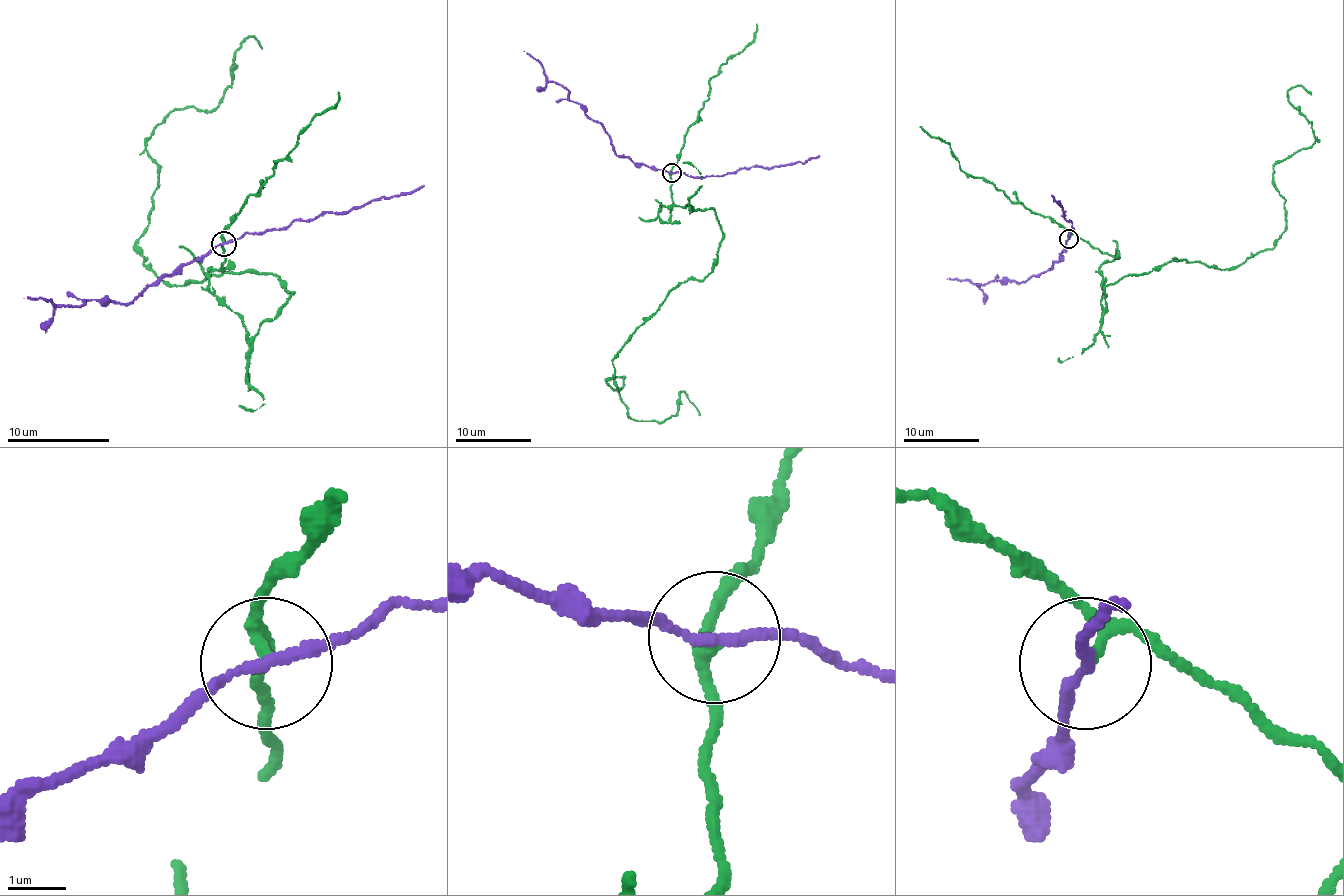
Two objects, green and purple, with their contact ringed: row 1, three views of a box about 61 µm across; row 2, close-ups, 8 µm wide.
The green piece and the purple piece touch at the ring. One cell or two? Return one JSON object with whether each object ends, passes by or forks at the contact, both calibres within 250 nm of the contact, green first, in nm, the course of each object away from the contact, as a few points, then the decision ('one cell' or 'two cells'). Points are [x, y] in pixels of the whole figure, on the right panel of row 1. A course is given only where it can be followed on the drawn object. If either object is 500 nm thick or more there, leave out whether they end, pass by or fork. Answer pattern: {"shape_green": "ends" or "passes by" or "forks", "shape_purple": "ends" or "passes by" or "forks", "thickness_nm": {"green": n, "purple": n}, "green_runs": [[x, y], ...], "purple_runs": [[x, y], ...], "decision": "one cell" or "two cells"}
{"shape_green": "passes by", "shape_purple": "passes by", "thickness_nm": {"green": 150, "purple": 180}, "green_runs": [[1069, 238], [1118, 256], [1104, 307], [1127, 275], [1270, 249], [1274, 170], [1317, 140], [1287, 93], [1312, 95]], "purple_runs": [[1069, 238], [1050, 270], [1020, 283], [997, 279], [976, 285], [946, 279]], "decision": "two cells"}

